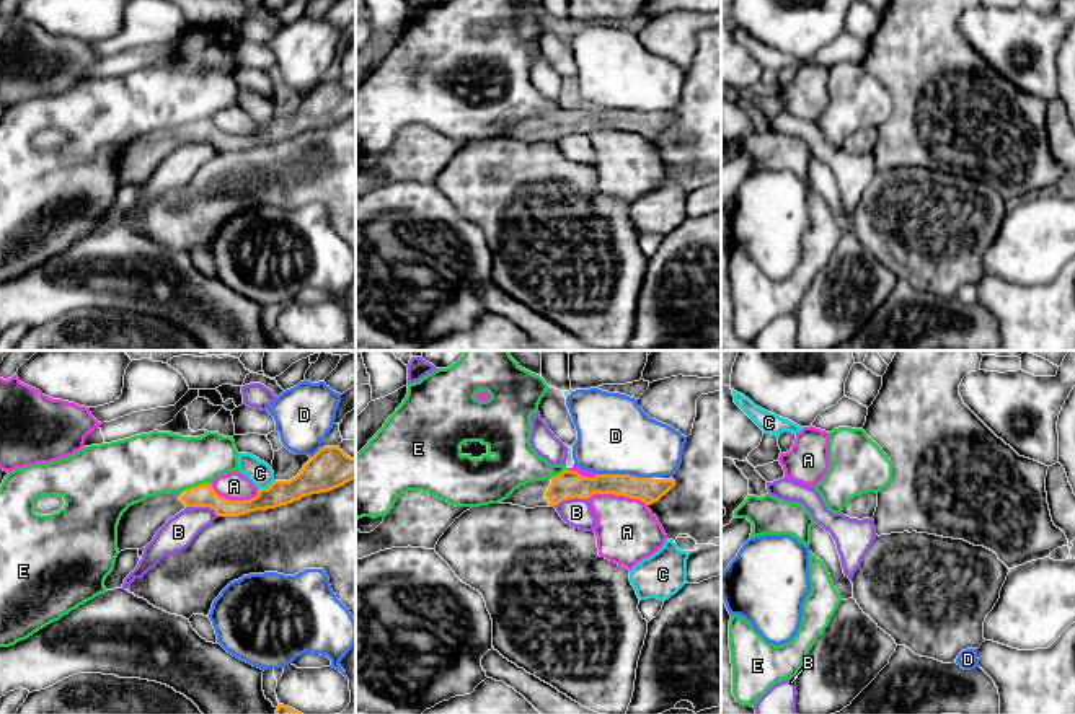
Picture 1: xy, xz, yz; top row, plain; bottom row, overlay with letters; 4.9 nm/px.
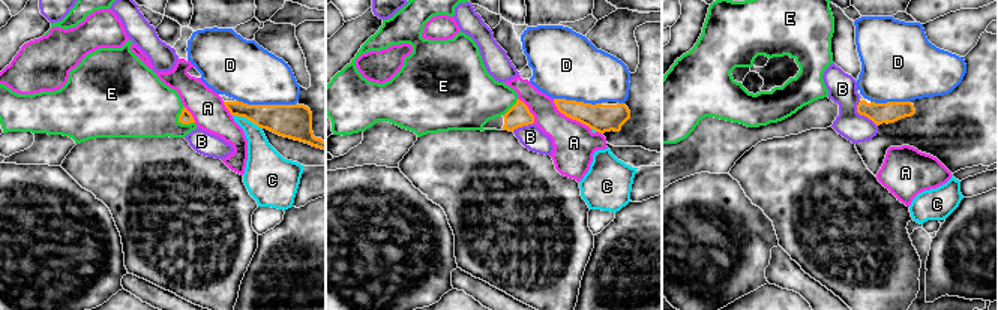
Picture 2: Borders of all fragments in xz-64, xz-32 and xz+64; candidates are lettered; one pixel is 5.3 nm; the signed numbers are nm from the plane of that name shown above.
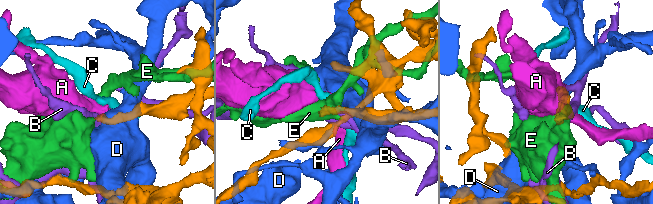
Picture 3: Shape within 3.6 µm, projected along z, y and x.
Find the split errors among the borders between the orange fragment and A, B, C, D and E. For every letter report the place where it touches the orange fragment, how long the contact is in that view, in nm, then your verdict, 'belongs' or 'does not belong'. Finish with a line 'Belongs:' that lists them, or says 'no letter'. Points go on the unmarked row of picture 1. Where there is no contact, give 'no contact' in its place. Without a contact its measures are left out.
A: contact xz (617, 129); length 300 nm; does not belong
B: contact xy (203, 141); length 170 nm; does not belong
C: contact xy (268, 123); length 100 nm; does not belong
D: contact xz (623, 110); length 280 nm; does not belong
E: contact xy (196, 121); length 130 nm; does not belong
Belongs: no letter

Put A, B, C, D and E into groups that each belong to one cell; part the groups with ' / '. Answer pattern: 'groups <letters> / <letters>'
groups A / B / C / D / E

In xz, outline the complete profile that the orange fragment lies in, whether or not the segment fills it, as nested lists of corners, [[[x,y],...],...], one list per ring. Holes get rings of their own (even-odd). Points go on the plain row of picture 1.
[[[564,104],[551,114],[520,121],[501,139],[512,139],[525,143],[555,142],[574,132],[589,134],[594,129],[615,129],[638,134],[651,140],[674,121],[674,114],[636,112],[630,109],[595,109],[594,112],[586,112],[577,106]]]

